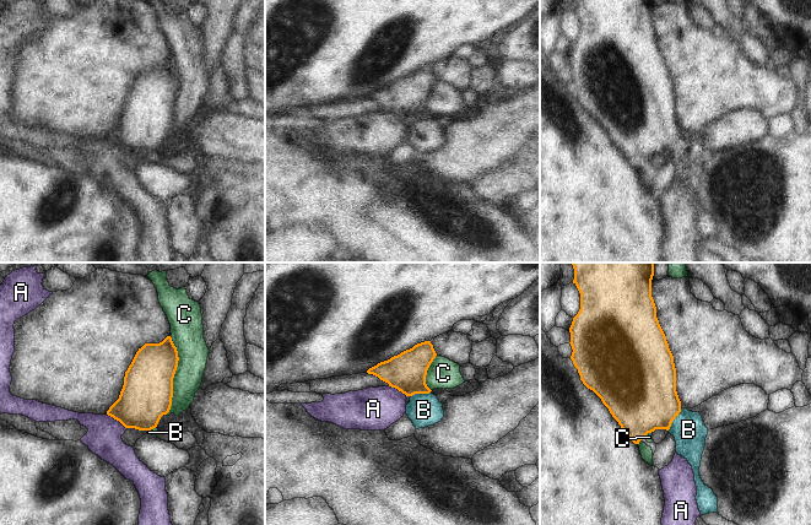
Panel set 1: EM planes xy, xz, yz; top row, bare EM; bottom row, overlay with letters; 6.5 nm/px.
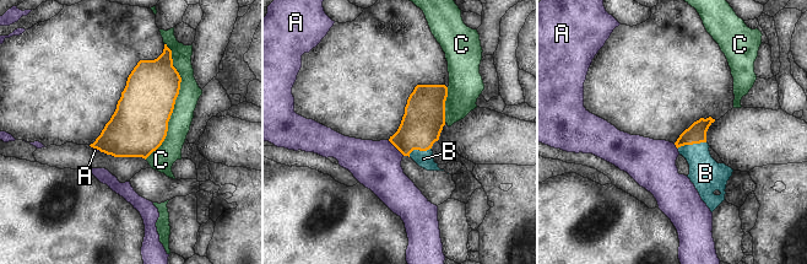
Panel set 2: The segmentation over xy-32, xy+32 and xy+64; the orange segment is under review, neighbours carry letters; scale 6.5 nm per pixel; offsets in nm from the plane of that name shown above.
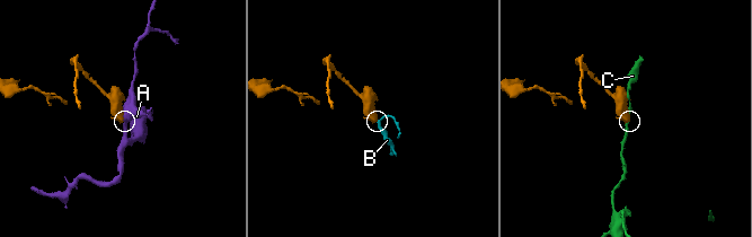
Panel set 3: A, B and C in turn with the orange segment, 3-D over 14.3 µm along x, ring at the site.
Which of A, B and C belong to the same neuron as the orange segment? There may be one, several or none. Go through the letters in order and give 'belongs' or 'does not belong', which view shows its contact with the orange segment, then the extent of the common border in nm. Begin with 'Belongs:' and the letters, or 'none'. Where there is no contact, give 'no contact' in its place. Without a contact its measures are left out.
Belongs: B
A: does not belong | xy | 170 nm
B: belongs | yz | 170 nm
C: does not belong | xy | 500 nm

